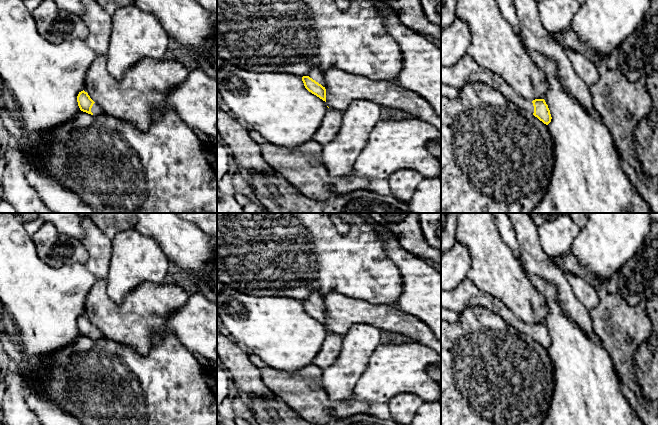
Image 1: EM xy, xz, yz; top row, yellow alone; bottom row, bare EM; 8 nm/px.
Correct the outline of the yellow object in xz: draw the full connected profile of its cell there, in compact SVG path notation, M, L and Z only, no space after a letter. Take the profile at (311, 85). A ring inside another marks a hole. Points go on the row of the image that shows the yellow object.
M310 67L309 75L303 76L302 81L309 92L326 102L325 81L318 67Z

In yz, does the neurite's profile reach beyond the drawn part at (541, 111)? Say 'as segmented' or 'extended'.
extended

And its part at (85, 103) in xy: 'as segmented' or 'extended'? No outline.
extended

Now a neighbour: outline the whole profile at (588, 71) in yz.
M568 49L565 50L565 52L574 70L581 77L581 79L588 87L593 85L599 78L600 68L579 52Z

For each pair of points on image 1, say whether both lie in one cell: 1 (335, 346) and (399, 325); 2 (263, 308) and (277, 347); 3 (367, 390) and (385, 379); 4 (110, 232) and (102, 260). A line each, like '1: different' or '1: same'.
1: different
2: same
3: same
4: different

